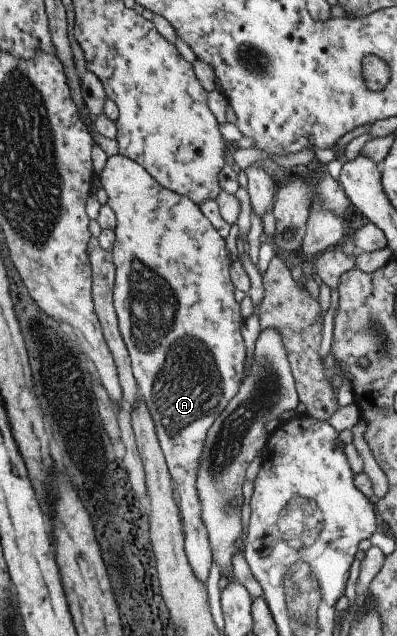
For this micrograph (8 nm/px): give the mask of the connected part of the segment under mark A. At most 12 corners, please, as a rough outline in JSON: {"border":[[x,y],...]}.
{"border":[[134,160],[100,178],[113,306],[179,501],[247,358],[233,262],[190,197]]}

